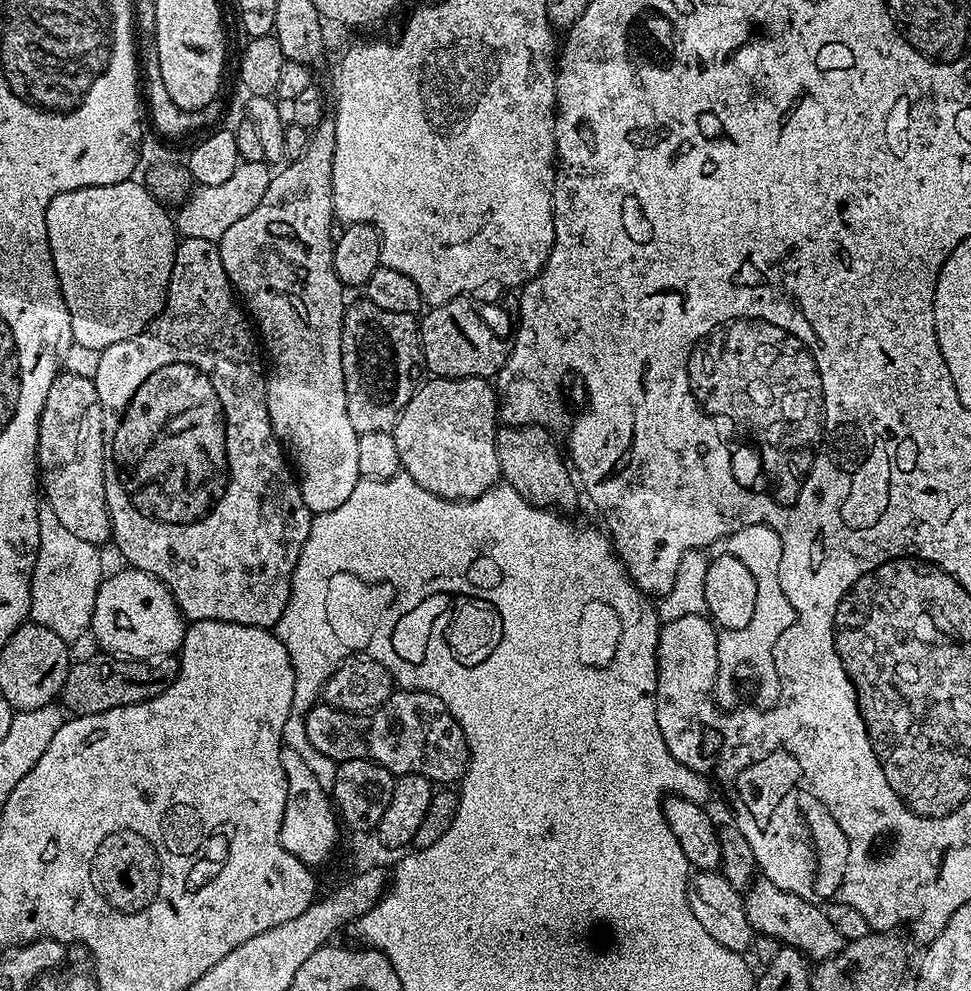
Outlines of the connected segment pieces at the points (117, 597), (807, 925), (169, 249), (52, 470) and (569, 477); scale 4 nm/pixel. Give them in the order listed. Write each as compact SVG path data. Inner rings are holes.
M131 566L105 575L94 602L90 636L101 644L105 653L129 660L149 662L179 653L184 643L186 621L170 590L158 578Z
M763 876L754 880L745 891L744 909L753 931L759 935L774 937L785 947L796 948L813 961L819 962L840 953L845 946L846 942L838 930L835 930L821 905L798 898L794 893L774 886Z
M131 179L114 182L110 186L90 186L89 188L60 192L48 204L46 210L46 234L48 235L50 254L54 262L54 270L62 290L62 298L66 302L66 310L70 310L70 330L75 343L90 346L90 350L103 352L104 349L114 346L114 342L126 342L126 338L134 338L134 334L141 332L164 308L168 283L170 282L170 270L174 266L178 233L169 209L161 204L159 200L155 200L148 193L143 183Z
M63 370L50 382L50 394L46 394L46 406L42 406L40 425L38 426L38 484L42 496L61 520L62 526L70 530L82 542L97 546L107 545L112 539L110 510L106 506L104 489L104 415L98 398L96 382L93 378L82 378L82 374L70 374Z
M534 424L497 427L496 449L500 475L503 483L518 490L518 494L522 494L522 498L529 500L535 508L568 510L564 508L575 502L577 485L562 452L560 457L555 442L548 440L548 431L547 427Z

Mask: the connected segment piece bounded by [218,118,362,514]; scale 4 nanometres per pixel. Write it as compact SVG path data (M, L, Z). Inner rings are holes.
M321 118L309 135L303 154L297 160L285 163L285 168L273 175L270 186L266 186L266 194L262 194L262 202L258 202L246 218L238 218L238 222L234 222L234 226L230 226L218 241L222 266L262 341L270 365L266 379L272 432L281 445L286 446L287 455L299 473L302 502L306 502L314 514L342 506L362 478L358 470L360 433L350 426L350 414L346 414L346 382L342 378L342 318L346 288L341 284L332 261L335 137L335 119Z

